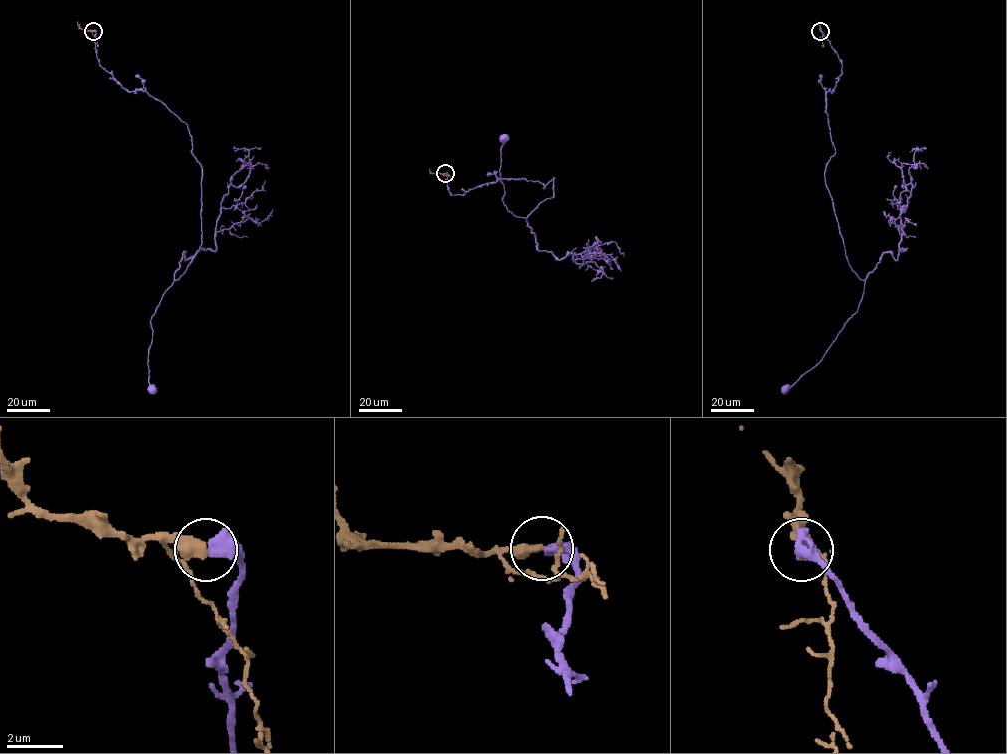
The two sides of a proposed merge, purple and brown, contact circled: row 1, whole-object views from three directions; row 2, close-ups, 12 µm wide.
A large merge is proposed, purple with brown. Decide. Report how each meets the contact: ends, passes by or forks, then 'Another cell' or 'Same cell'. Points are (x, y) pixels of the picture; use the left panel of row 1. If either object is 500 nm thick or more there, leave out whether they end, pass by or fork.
Same cell

